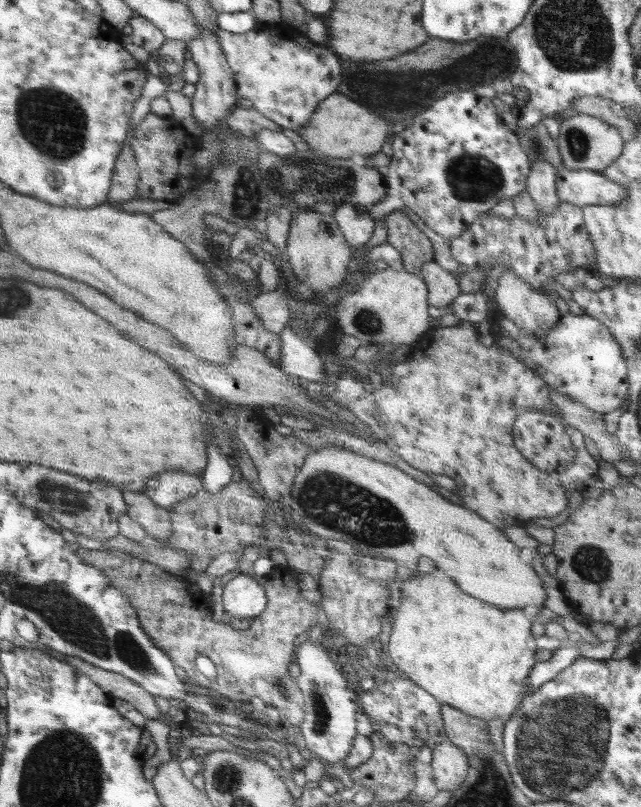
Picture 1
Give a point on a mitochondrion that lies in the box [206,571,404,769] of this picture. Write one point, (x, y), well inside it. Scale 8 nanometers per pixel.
(320, 718)

